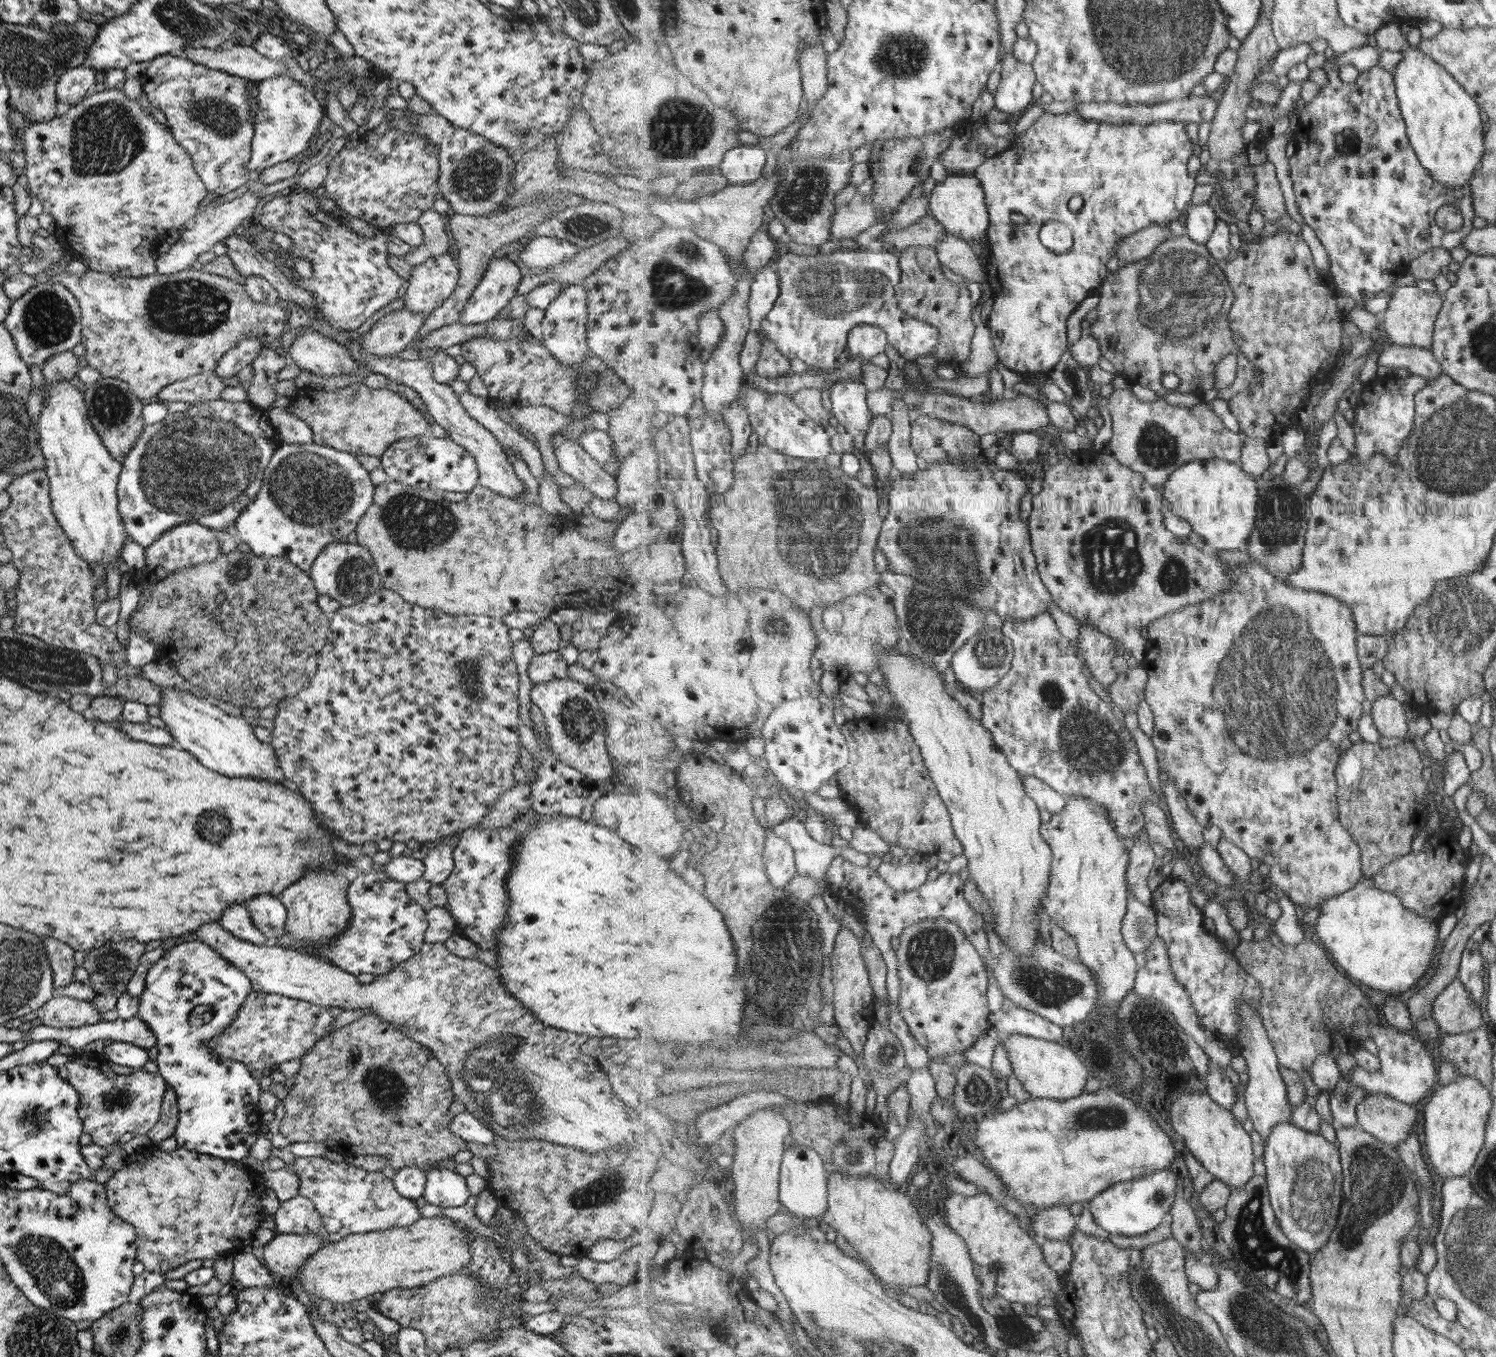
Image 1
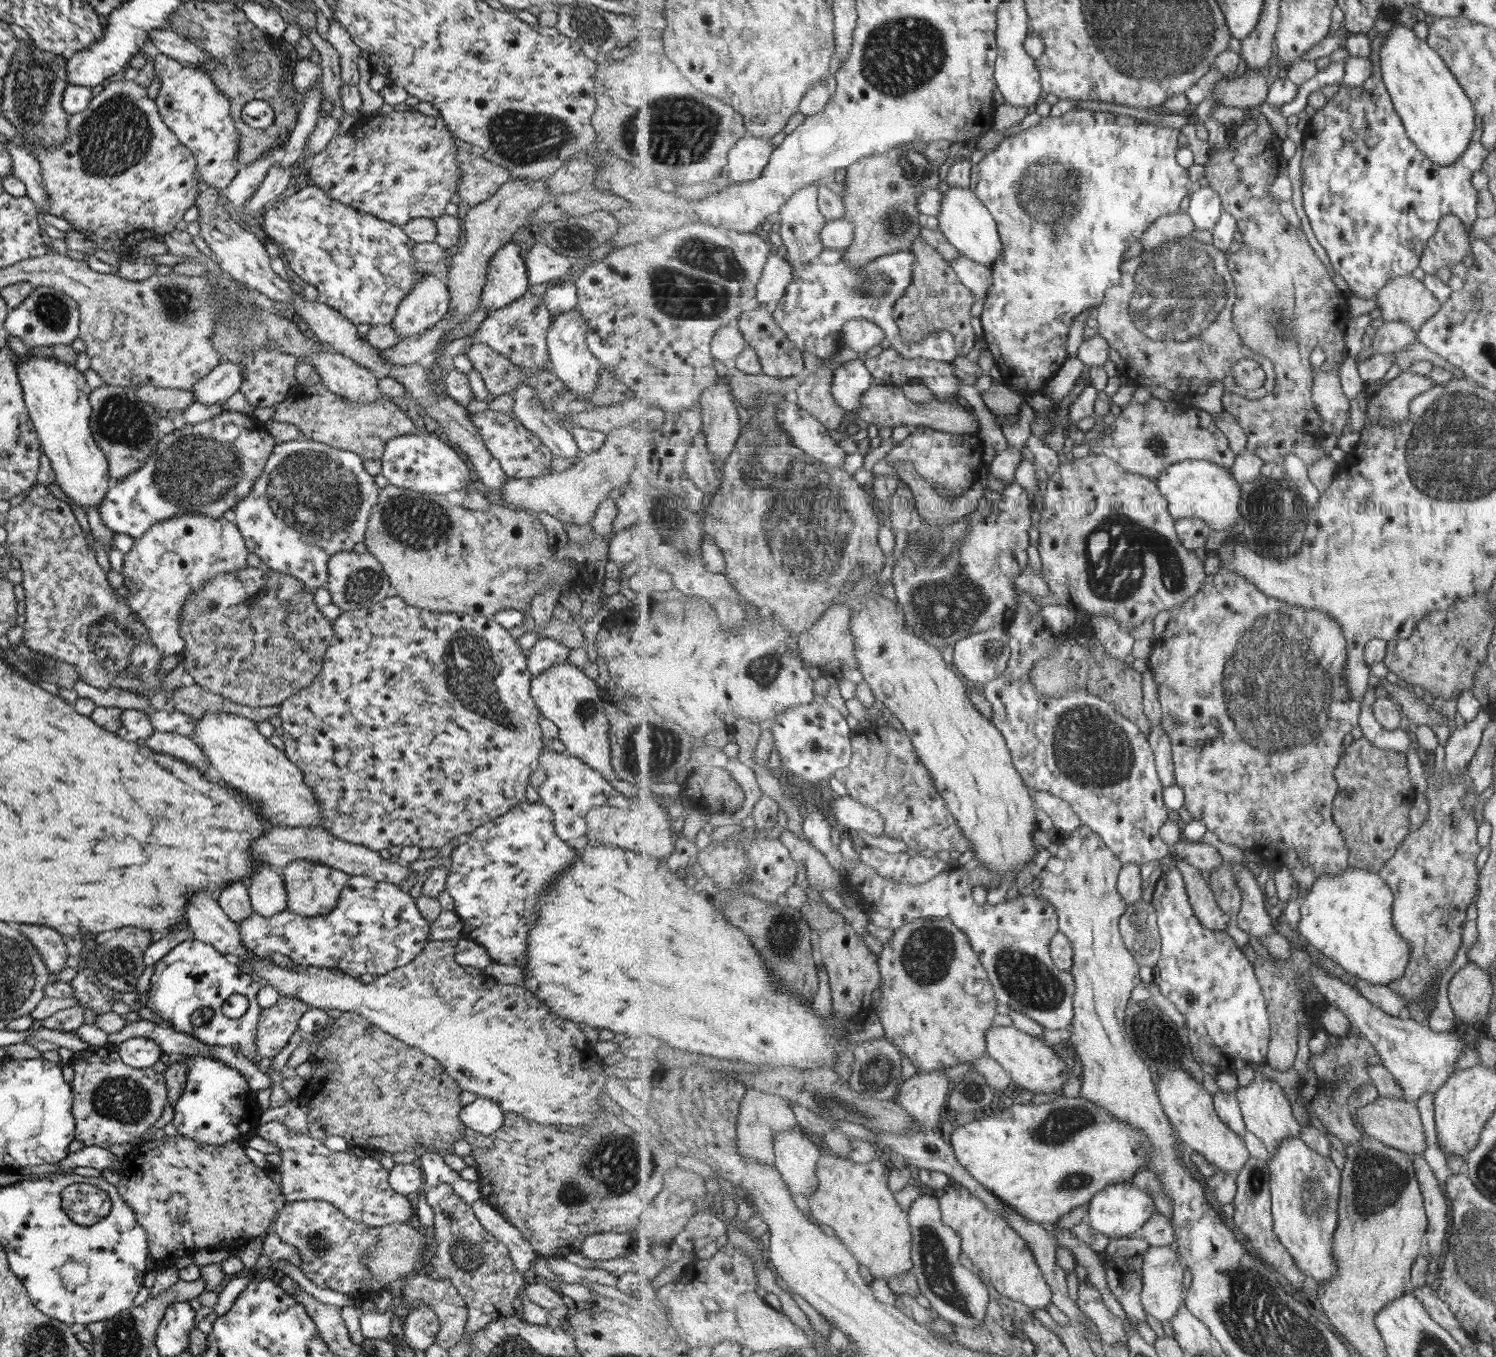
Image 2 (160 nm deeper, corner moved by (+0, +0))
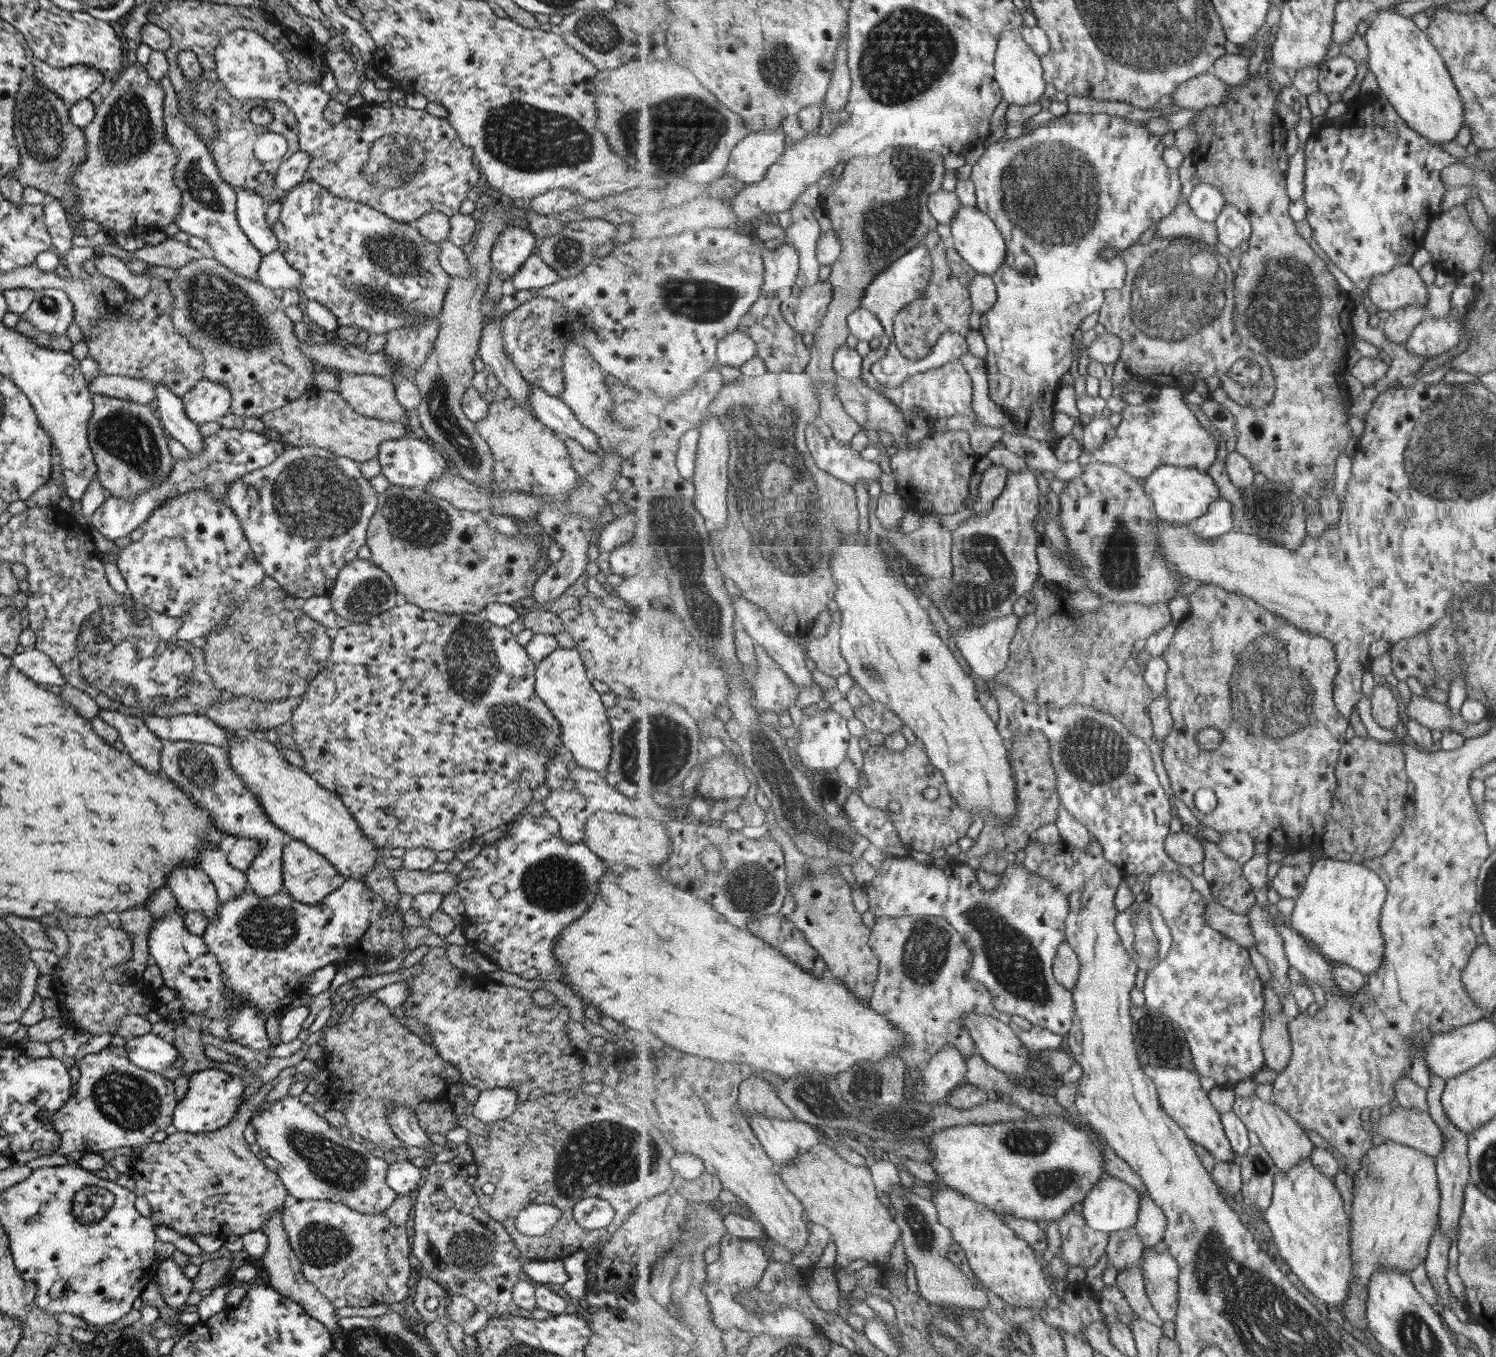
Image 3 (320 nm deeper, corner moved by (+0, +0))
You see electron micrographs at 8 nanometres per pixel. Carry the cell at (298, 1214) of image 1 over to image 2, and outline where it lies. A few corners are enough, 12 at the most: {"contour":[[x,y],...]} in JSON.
{"contour":[[323,1201],[272,1222],[313,1284],[356,1300],[378,1236]]}

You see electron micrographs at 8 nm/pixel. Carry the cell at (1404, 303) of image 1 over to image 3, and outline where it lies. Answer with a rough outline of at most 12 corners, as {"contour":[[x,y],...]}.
{"contour":[[1411,265],[1374,276],[1367,291],[1391,314],[1426,308],[1423,278]]}

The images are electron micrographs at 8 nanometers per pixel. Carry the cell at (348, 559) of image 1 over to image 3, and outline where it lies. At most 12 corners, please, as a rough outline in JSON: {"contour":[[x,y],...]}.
{"contour":[[367,560],[343,566],[333,612],[365,622],[396,606],[387,574]]}

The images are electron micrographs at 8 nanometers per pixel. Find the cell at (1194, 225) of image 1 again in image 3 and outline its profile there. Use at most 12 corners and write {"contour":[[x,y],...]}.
{"contour":[[1198,181],[1189,204],[1216,223],[1227,202],[1214,183]]}

